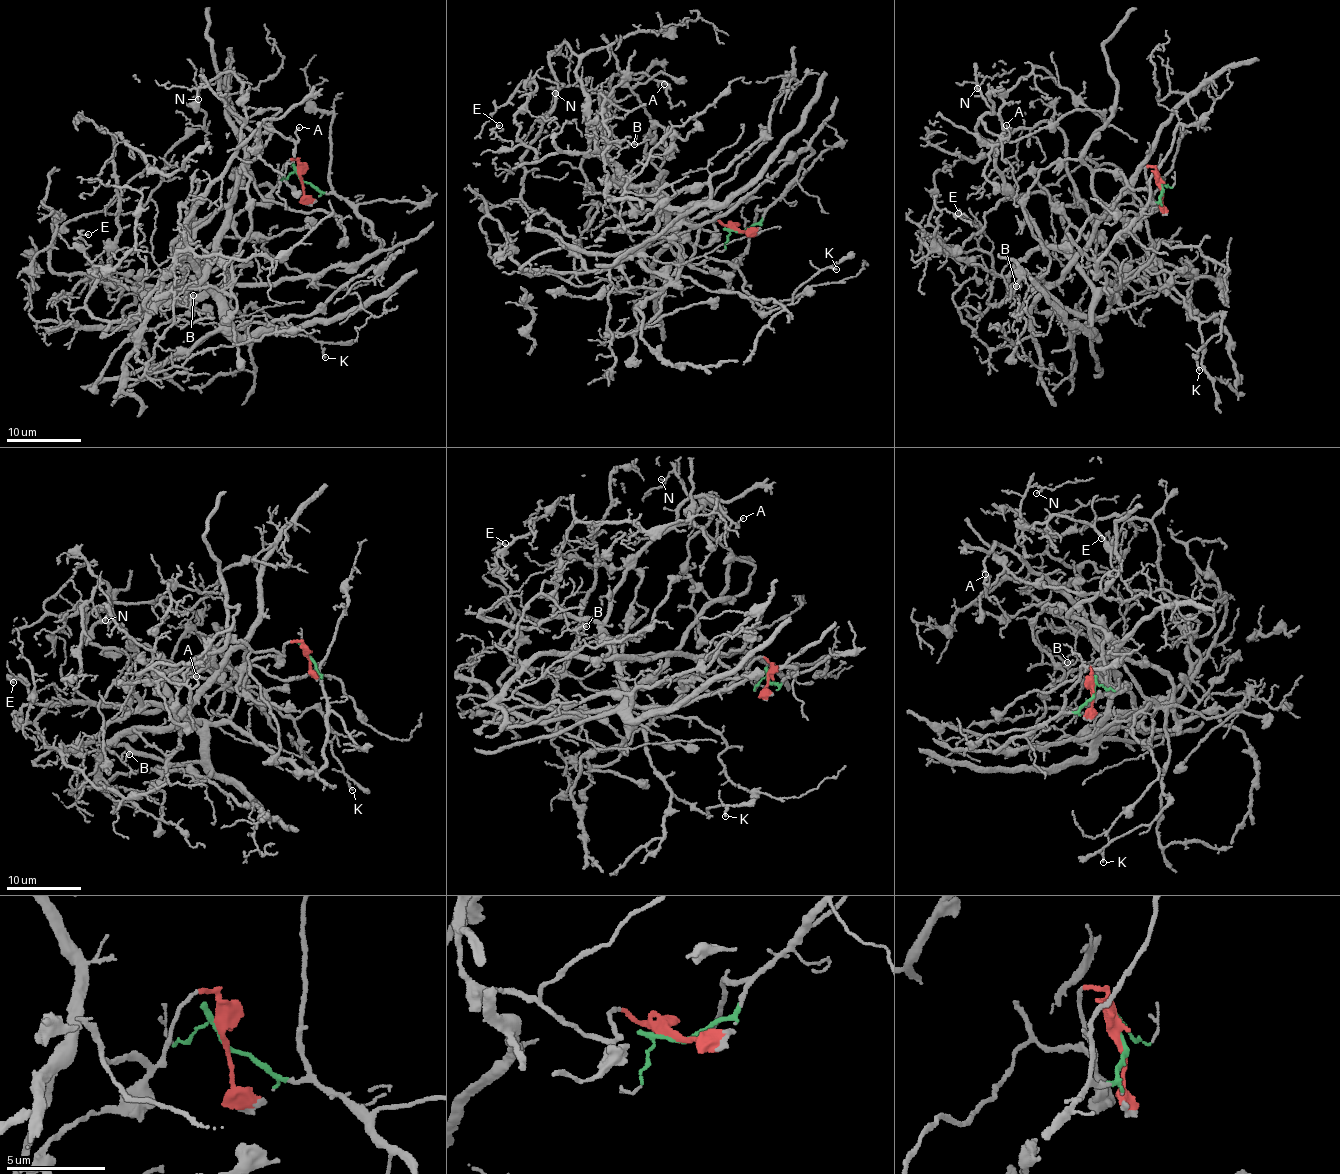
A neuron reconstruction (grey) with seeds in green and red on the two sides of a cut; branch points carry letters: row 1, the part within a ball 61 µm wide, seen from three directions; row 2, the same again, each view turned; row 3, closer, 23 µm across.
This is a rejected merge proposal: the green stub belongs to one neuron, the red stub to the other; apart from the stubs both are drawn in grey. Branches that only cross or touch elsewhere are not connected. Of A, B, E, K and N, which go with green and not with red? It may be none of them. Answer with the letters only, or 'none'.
A, B, E, N

